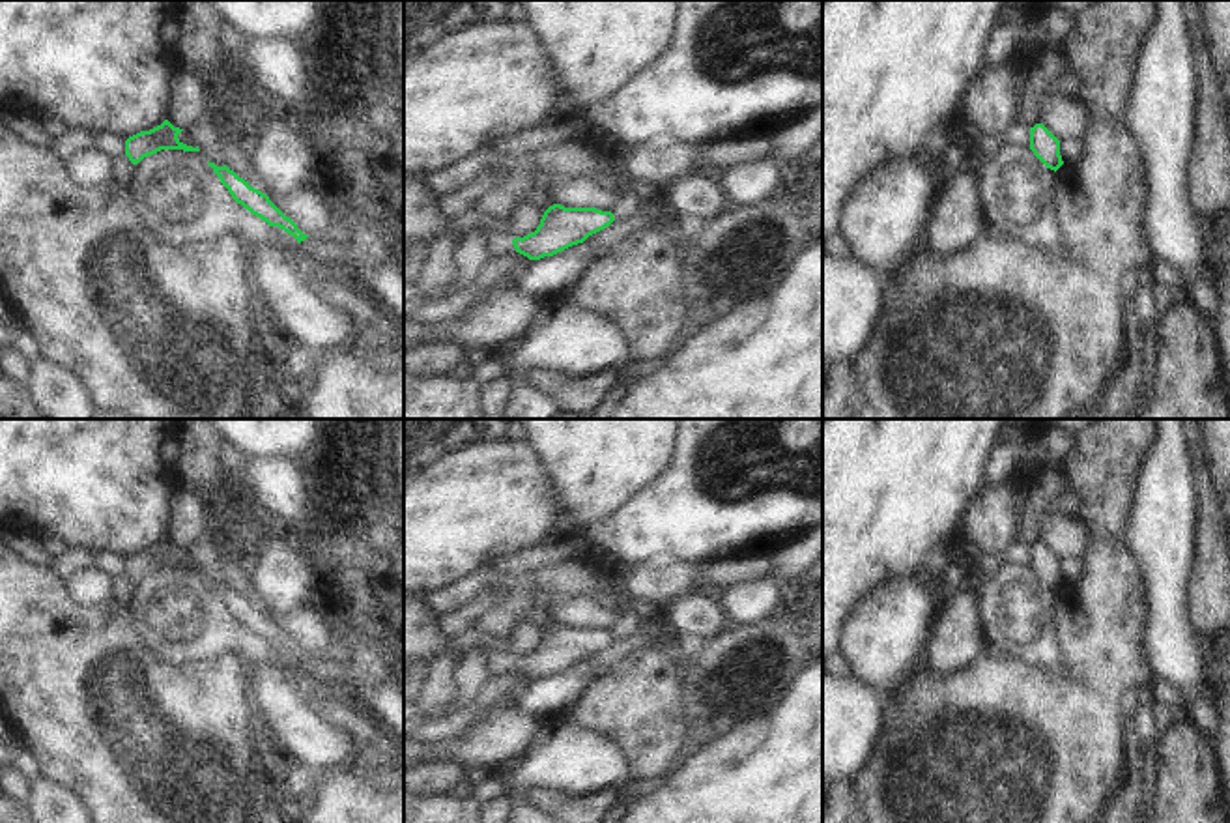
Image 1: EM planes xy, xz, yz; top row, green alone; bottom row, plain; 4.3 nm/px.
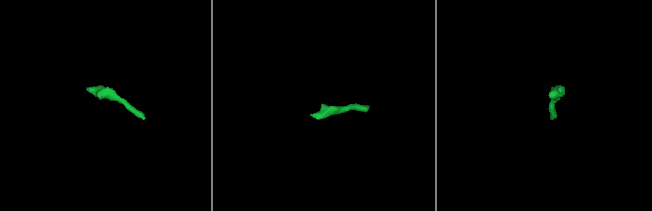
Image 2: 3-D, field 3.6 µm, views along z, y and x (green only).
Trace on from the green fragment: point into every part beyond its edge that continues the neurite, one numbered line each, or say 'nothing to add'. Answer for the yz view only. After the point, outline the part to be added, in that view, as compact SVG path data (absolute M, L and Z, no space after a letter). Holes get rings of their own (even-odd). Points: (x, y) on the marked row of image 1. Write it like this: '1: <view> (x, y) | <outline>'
nothing to add

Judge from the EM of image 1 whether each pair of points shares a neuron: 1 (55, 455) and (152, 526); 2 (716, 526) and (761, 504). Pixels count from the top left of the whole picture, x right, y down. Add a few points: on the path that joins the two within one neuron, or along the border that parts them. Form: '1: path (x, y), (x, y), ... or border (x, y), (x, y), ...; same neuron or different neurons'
1: path (79, 461), (128, 509); same neuron
2: path (728, 515), (739, 504), (750, 504); same neuron

